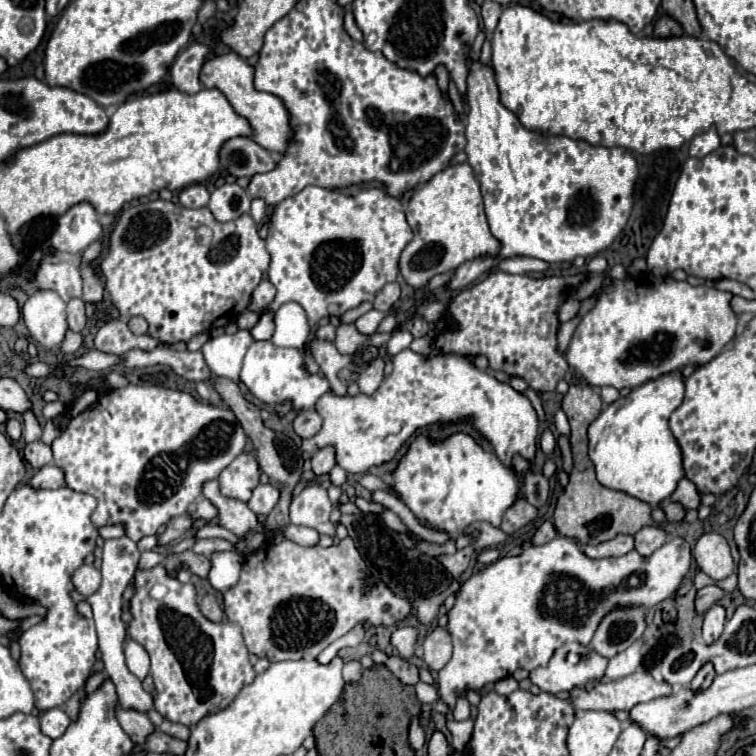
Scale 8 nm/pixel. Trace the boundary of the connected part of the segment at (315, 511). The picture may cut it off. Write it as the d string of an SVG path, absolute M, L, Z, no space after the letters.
M320 484L306 486L298 496L294 496L290 506L290 524L316 528L320 534L336 536L336 526L328 520L332 512L332 502L328 492Z

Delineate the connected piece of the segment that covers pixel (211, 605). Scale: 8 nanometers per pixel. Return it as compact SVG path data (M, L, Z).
M206 594L206 596L202 598L202 602L200 602L200 610L202 610L202 614L204 614L208 620L212 620L212 622L220 622L222 616L224 616L220 604L216 602L216 598L214 598L212 594Z

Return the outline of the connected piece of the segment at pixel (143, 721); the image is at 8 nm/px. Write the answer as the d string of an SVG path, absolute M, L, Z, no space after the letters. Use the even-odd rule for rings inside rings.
M122 706L116 708L116 716L118 722L122 724L124 732L134 740L134 744L146 744L146 738L156 730L156 726L150 722L150 718L142 712L134 712L134 710L124 710Z

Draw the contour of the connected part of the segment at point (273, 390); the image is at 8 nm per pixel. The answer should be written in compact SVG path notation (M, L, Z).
M254 340L244 356L244 366L240 372L240 382L264 404L292 402L292 410L310 410L316 406L318 398L332 392L326 376L322 372L310 374L304 368L304 358L296 348L278 348L268 340Z

